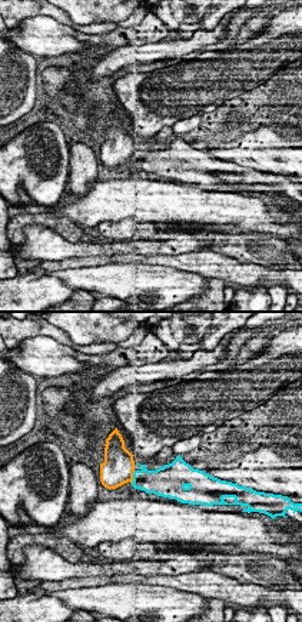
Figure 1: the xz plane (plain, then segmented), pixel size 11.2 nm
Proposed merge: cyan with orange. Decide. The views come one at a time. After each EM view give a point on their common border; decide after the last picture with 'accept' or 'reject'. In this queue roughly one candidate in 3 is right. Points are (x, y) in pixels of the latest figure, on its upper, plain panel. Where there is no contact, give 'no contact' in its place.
(133, 156)

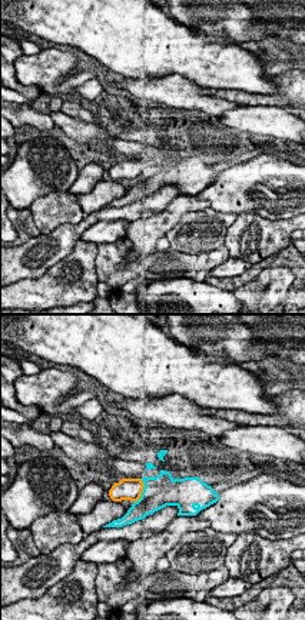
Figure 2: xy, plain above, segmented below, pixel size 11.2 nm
(143, 170)

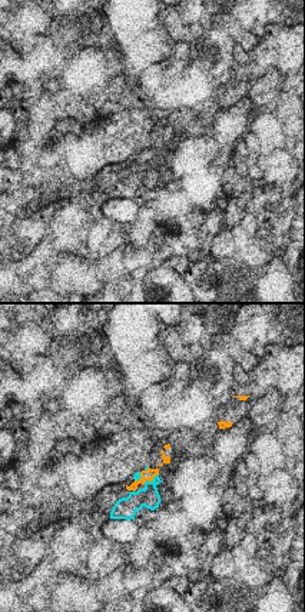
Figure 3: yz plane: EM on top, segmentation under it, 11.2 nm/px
(151, 162)

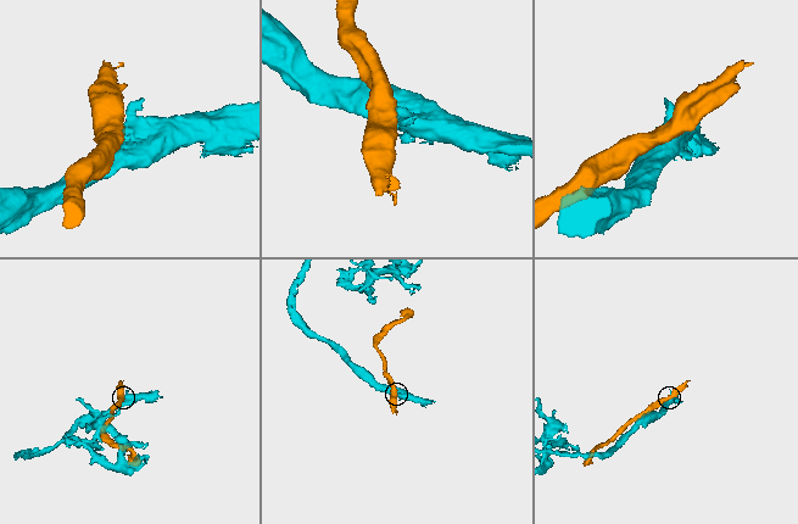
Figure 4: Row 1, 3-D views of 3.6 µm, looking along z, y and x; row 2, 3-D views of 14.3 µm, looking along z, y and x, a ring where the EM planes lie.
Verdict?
reject

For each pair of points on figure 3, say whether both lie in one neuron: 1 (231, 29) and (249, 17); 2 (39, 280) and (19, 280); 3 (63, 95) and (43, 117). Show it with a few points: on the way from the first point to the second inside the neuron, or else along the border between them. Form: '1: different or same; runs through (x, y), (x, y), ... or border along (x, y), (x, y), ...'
1: different; border along (236, 19), (245, 30), (255, 36)
2: same; runs through (35, 280), (23, 280)
3: same; runs through (59, 100), (47, 112)

